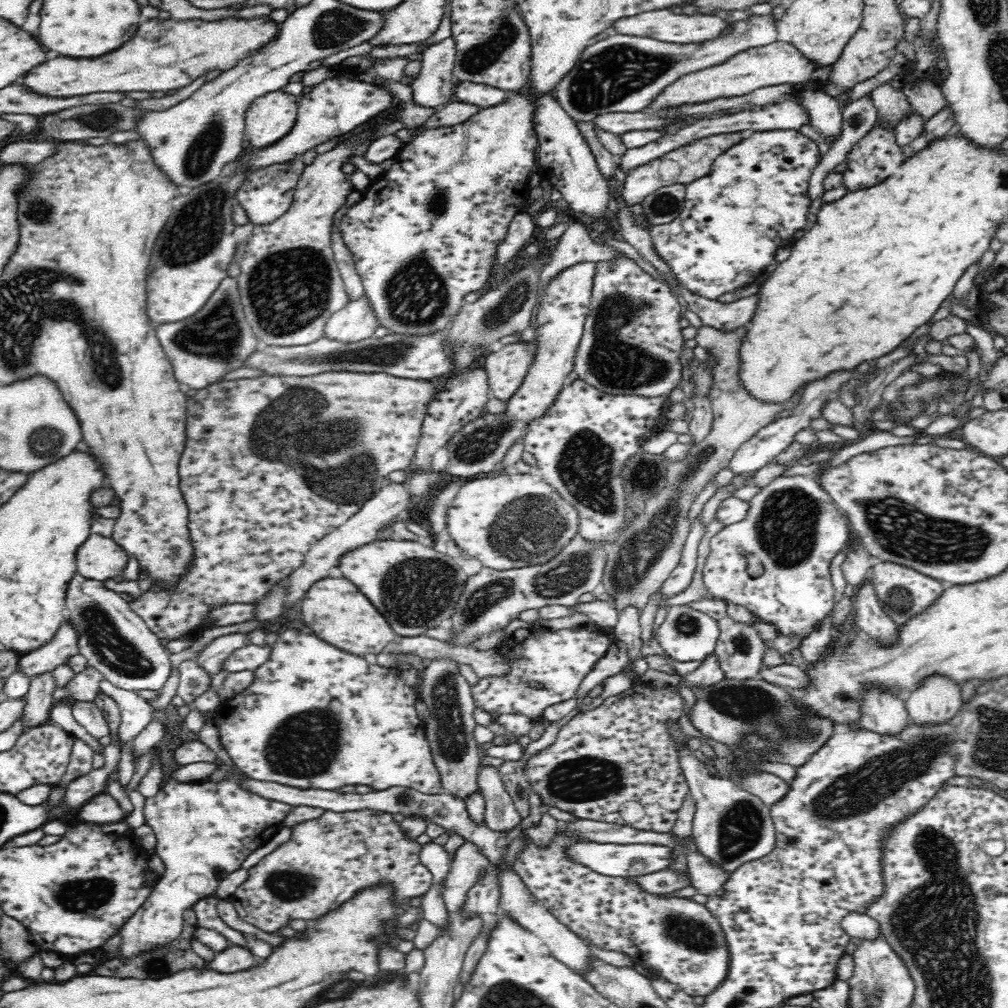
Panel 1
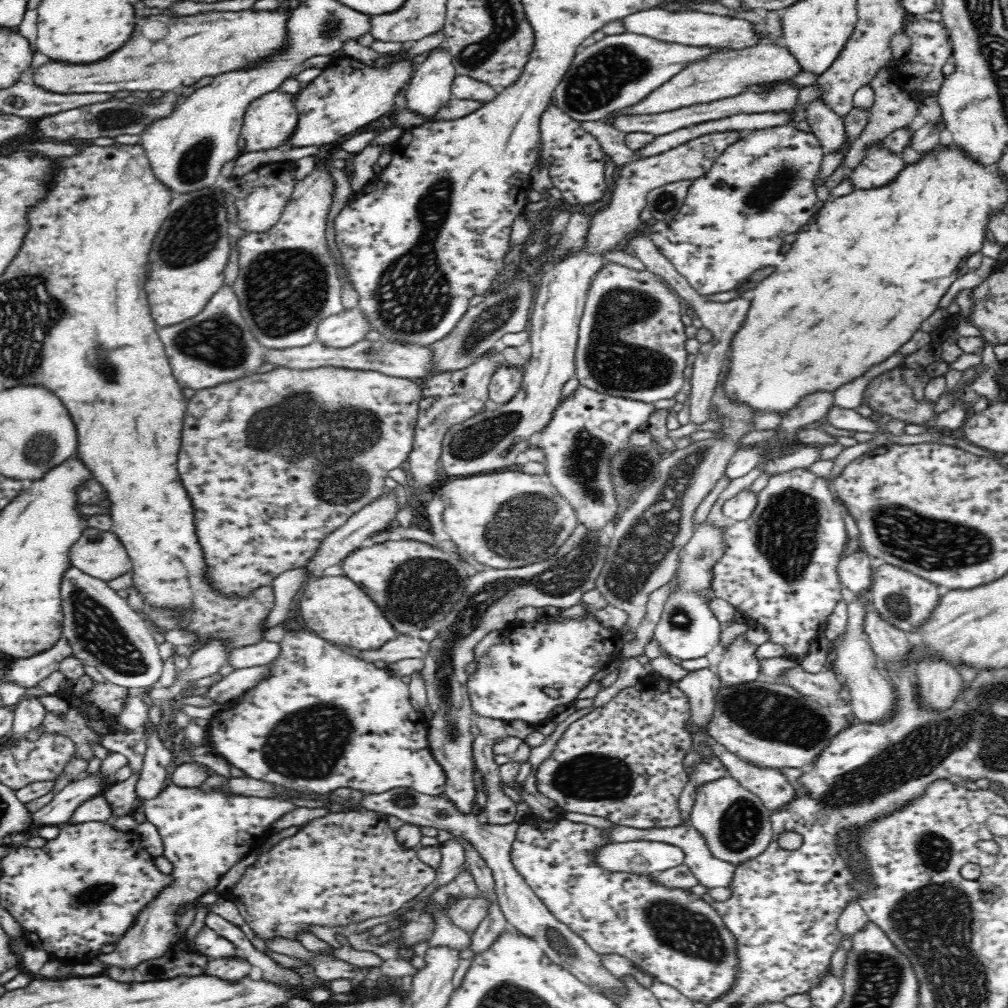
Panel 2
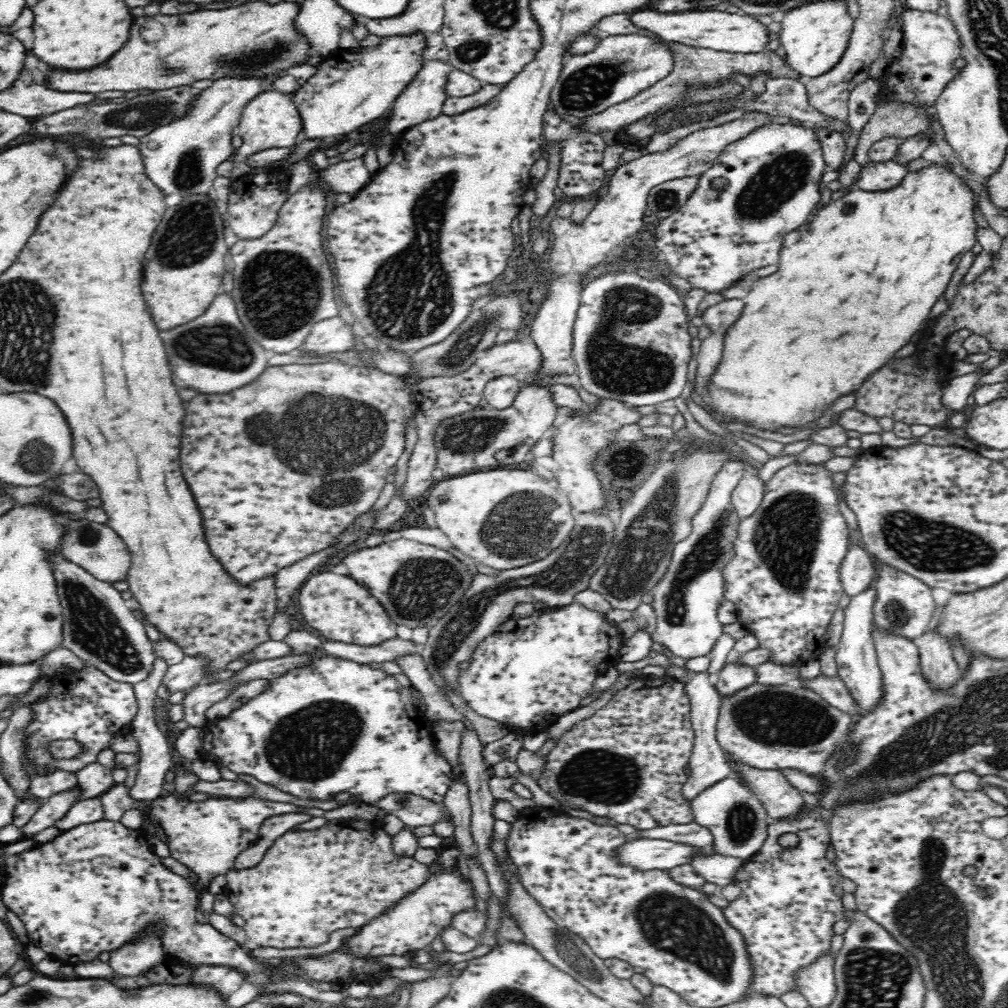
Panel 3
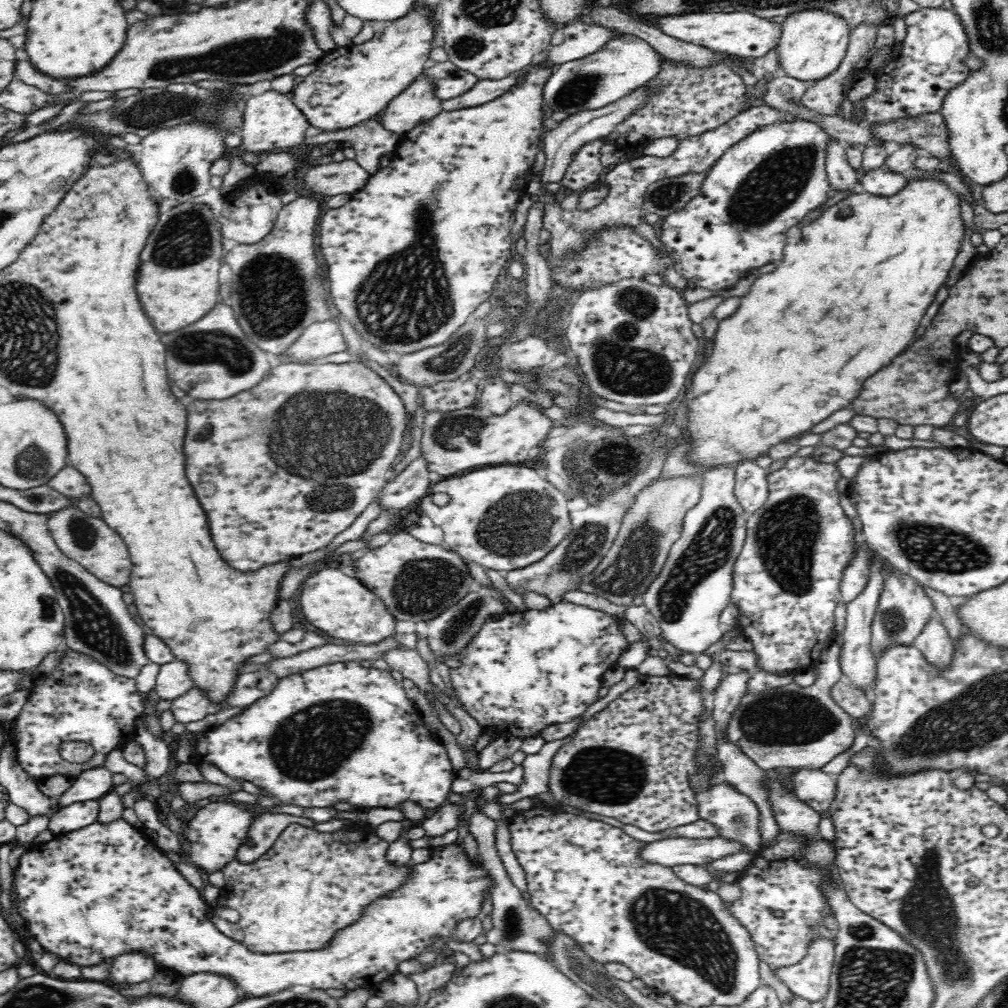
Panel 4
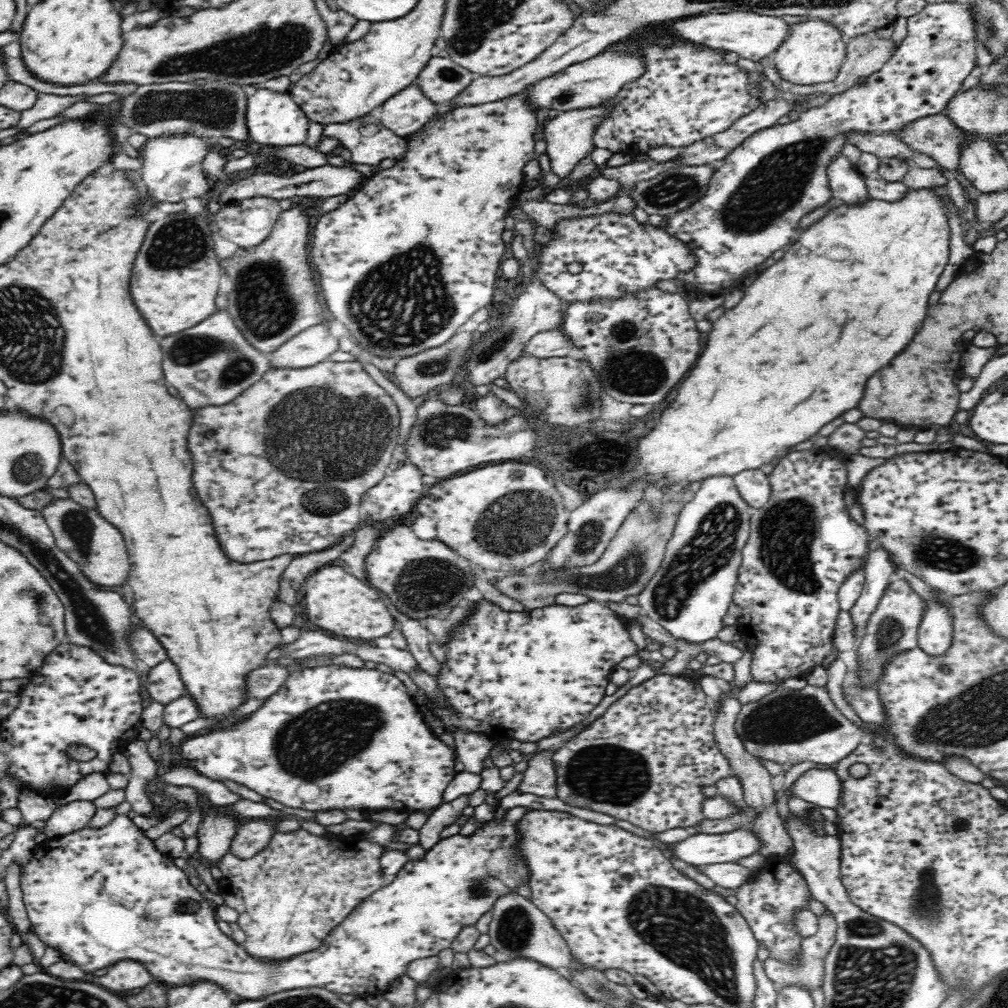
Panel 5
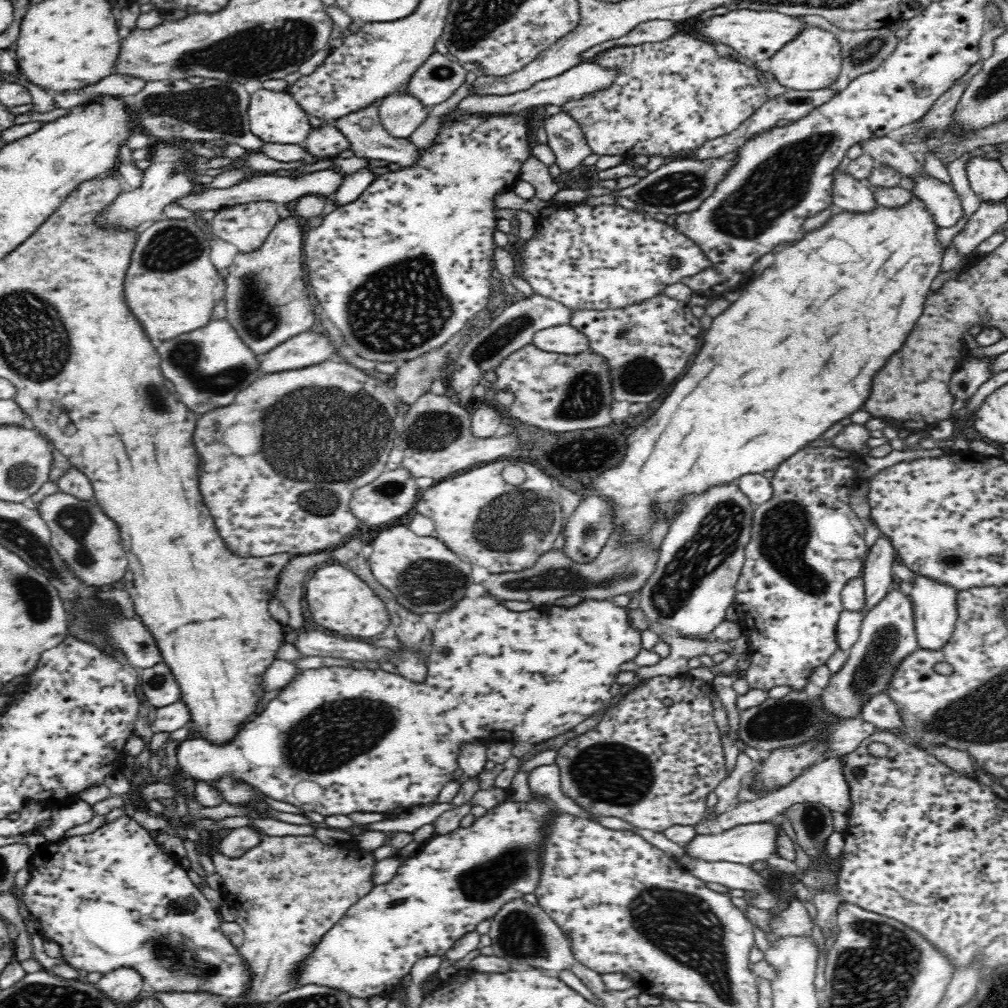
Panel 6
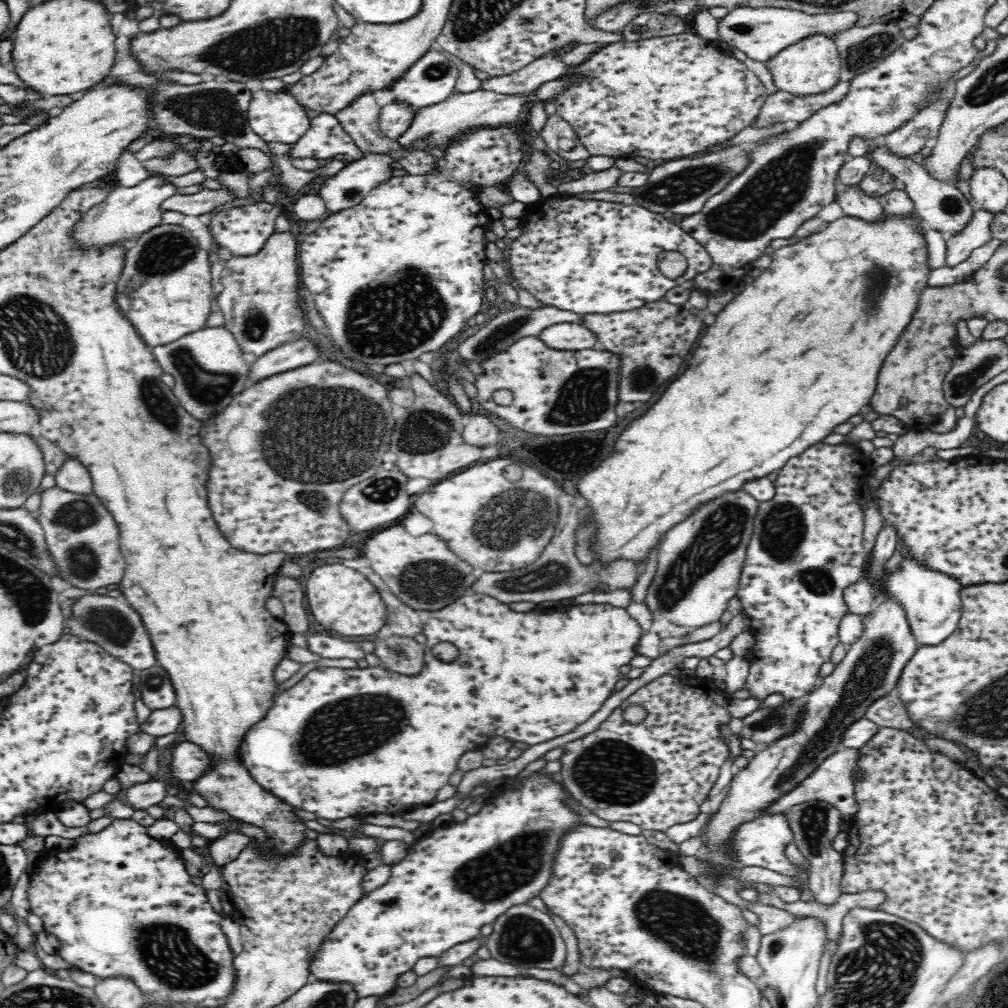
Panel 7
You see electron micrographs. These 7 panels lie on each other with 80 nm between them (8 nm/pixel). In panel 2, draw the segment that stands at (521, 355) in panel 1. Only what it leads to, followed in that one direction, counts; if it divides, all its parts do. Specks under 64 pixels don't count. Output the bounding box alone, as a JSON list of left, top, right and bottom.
[488,364,524,403]

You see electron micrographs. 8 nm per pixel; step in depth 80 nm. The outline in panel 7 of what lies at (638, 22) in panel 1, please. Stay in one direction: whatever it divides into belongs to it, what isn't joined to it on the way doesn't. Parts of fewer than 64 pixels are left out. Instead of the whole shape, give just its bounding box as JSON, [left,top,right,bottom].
[717,7,856,62]

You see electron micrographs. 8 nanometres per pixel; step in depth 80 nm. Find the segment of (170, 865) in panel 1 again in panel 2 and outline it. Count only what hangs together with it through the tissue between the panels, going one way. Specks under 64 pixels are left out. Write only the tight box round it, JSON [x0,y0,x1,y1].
[98,784,296,968]

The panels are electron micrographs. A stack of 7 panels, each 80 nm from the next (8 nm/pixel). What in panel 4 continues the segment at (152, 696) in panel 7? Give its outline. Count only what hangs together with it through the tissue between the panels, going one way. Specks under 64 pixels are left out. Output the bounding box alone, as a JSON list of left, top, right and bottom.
[155,659,195,700]

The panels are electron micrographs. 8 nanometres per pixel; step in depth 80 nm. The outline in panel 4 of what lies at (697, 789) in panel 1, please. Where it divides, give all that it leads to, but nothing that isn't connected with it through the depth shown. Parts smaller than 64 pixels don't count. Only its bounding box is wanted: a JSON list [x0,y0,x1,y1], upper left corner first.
[695,782,762,855]

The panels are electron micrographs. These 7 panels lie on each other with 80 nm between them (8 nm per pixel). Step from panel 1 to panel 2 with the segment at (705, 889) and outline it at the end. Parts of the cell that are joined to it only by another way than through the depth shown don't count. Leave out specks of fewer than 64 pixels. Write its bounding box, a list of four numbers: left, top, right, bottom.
[598,824,735,888]

